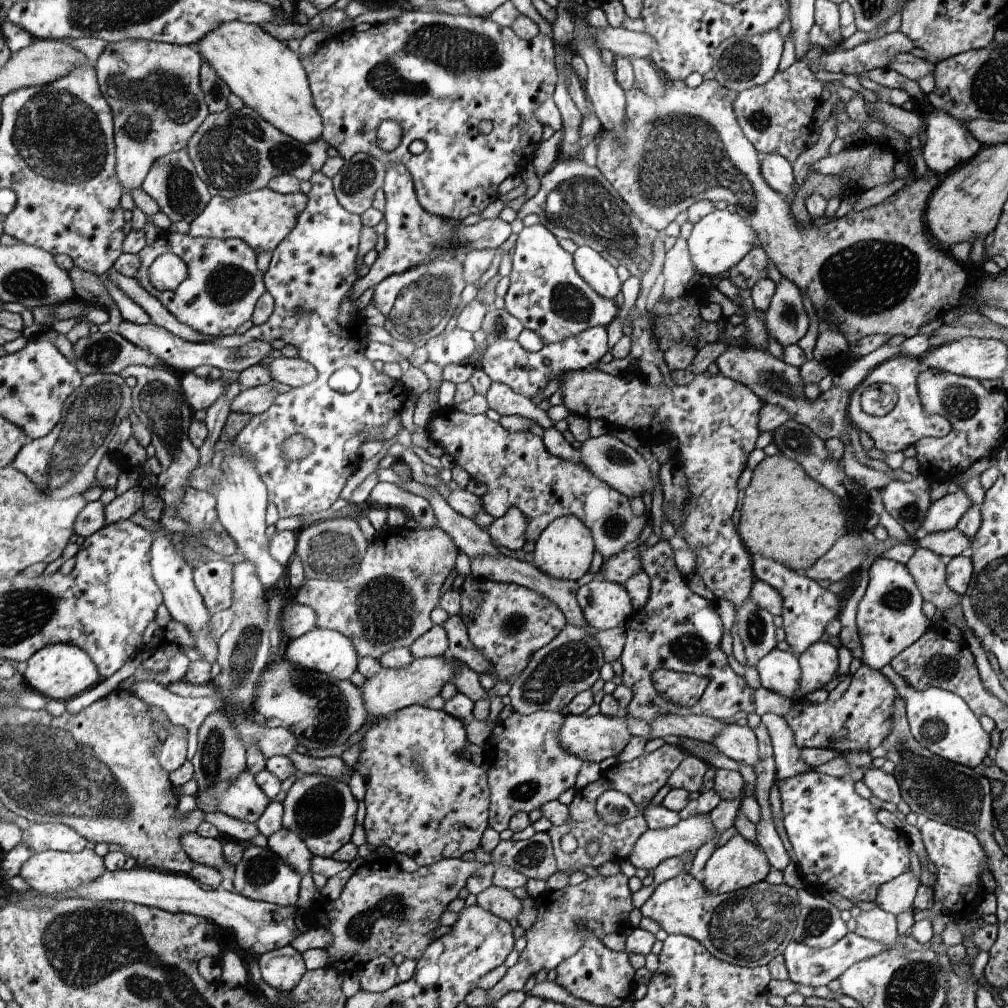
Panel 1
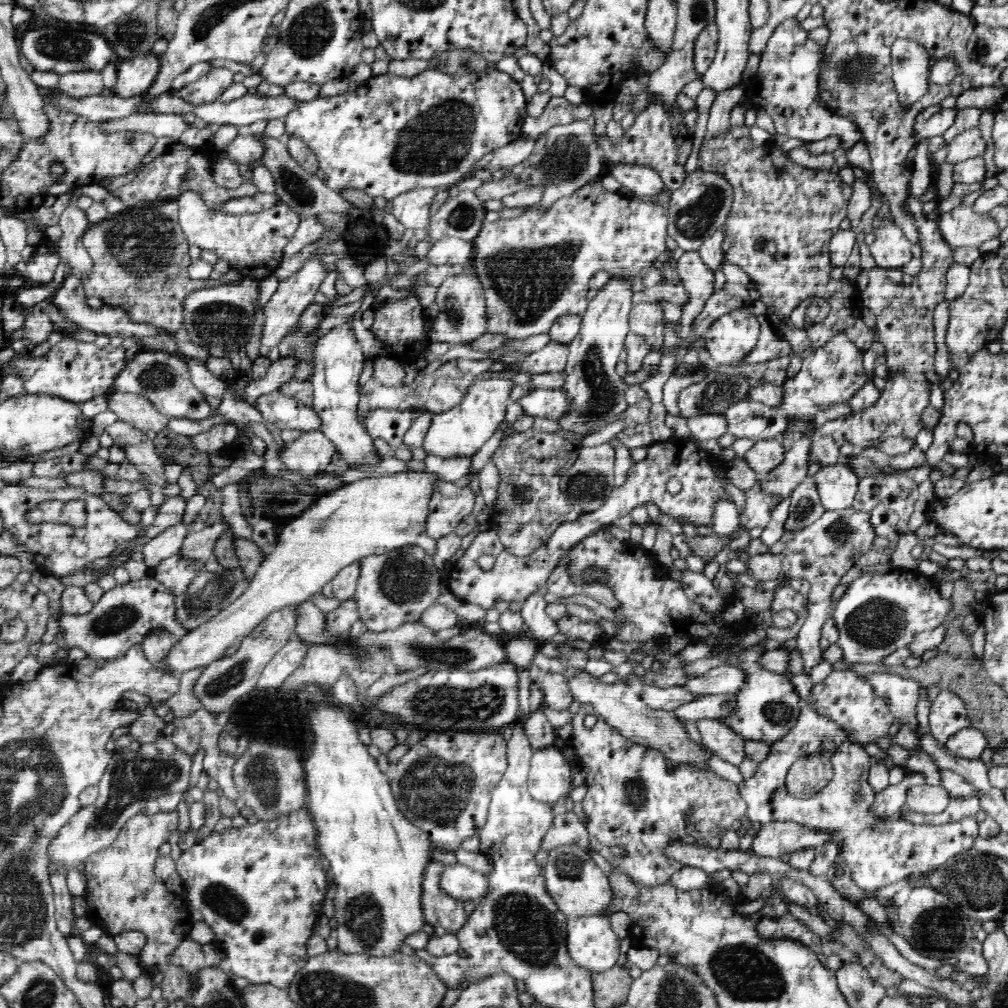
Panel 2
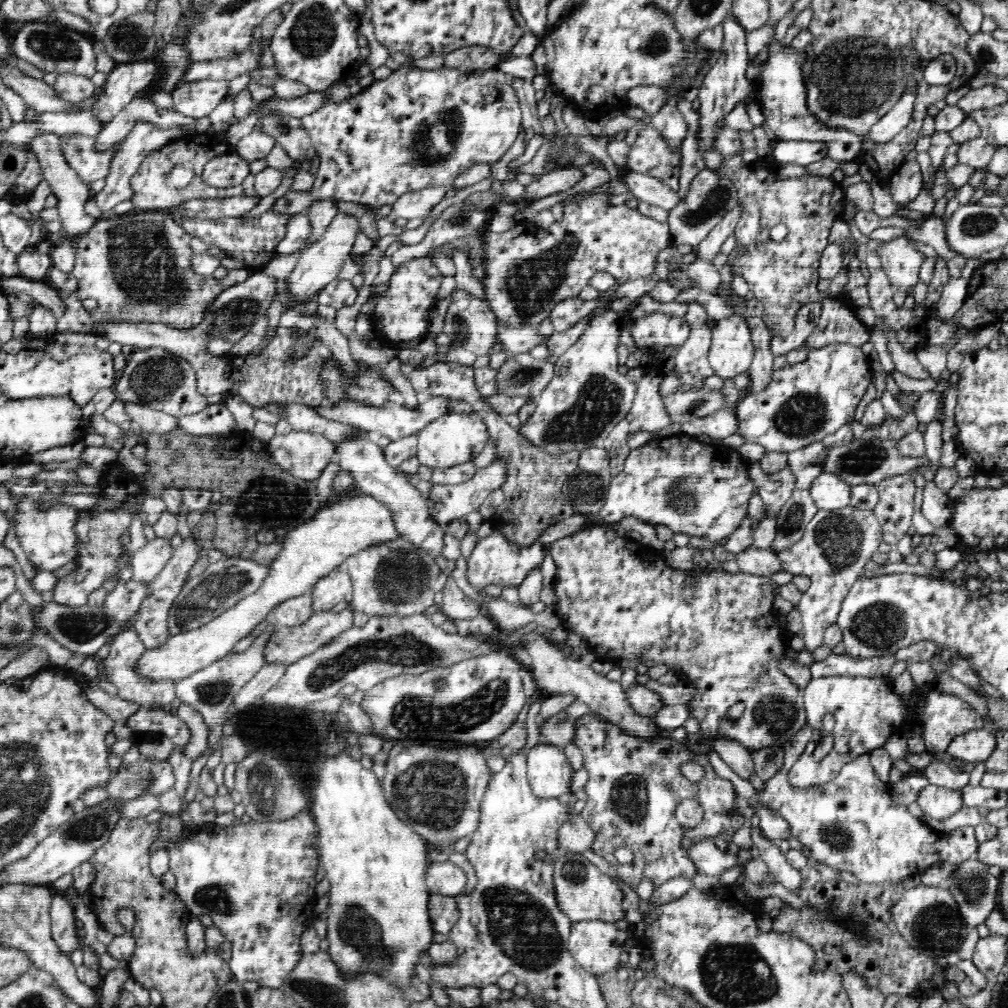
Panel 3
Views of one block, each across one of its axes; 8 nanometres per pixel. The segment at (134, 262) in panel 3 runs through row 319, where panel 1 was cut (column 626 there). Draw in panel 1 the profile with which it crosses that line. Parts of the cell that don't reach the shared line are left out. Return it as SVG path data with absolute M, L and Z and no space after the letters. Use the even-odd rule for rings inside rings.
M714 78L703 80L702 84L698 87L677 88L674 84L668 83L664 96L660 98L652 98L652 95L644 94L640 89L634 88L626 93L627 105L626 114L624 115L624 130L621 133L617 133L613 130L604 130L603 128L600 130L597 136L598 154L596 166L603 171L608 182L611 182L612 186L619 191L624 202L627 202L632 210L640 216L640 220L659 231L666 229L672 221L682 219L690 209L690 206L699 201L710 200L715 203L718 202L718 200L726 200L728 204L734 204L736 212L738 212L742 218L746 218L752 226L755 227L756 234L758 235L758 246L762 247L762 250L766 252L766 256L772 260L780 274L788 278L788 280L795 282L800 290L804 290L804 292L810 296L810 300L818 316L822 316L823 320L829 322L830 325L835 325L837 330L845 336L850 344L856 344L857 341L864 338L864 336L871 335L892 336L898 334L904 335L906 338L919 335L920 330L924 330L924 326L928 326L930 320L934 320L934 318L938 317L942 318L949 311L959 306L959 302L962 301L971 286L968 278L968 270L955 260L949 251L940 248L928 234L925 223L924 212L926 212L928 200L932 191L940 183L940 177L935 172L928 170L922 178L912 177L911 181L906 183L906 185L896 193L892 203L879 203L861 212L852 210L841 218L834 218L830 222L823 224L821 228L816 226L808 226L808 228L802 226L802 228L800 228L796 217L792 214L791 205L787 203L787 199L784 198L783 194L771 187L762 175L762 163L759 151L756 150L755 145L747 138L747 135L743 133L743 129L739 125L734 107L732 106L732 100L734 100L736 93L734 91L728 91L724 98L718 96L718 88L720 88L721 85L722 84Z

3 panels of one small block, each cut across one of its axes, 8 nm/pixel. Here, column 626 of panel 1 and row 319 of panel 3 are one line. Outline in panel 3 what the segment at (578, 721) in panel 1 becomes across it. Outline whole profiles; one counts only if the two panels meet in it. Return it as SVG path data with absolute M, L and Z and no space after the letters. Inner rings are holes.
M740 313L724 317L711 331L709 365L722 380L733 380L737 374L749 372L755 351L748 321Z

